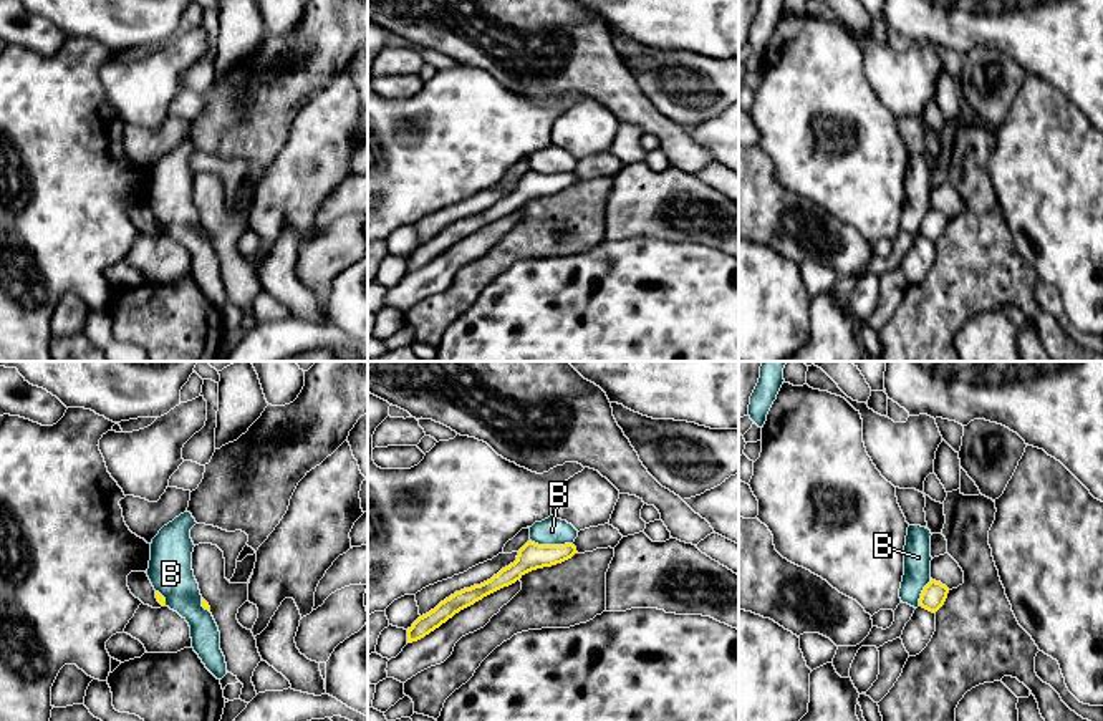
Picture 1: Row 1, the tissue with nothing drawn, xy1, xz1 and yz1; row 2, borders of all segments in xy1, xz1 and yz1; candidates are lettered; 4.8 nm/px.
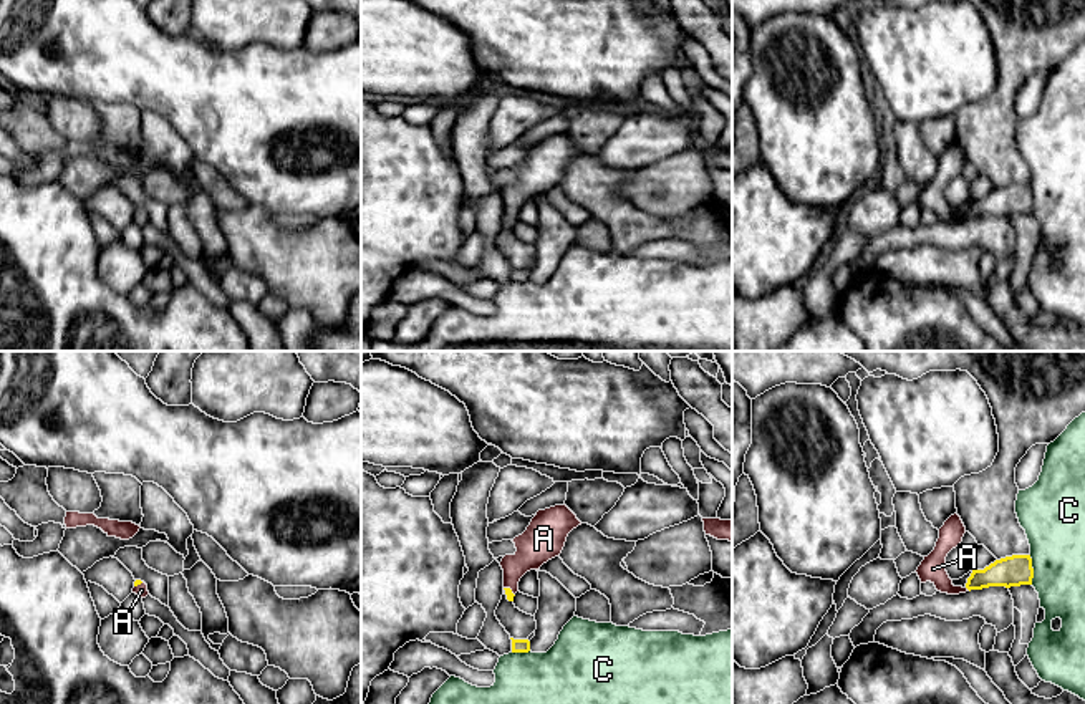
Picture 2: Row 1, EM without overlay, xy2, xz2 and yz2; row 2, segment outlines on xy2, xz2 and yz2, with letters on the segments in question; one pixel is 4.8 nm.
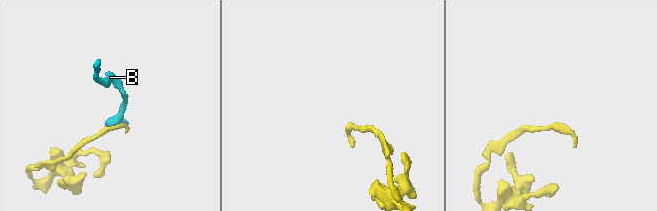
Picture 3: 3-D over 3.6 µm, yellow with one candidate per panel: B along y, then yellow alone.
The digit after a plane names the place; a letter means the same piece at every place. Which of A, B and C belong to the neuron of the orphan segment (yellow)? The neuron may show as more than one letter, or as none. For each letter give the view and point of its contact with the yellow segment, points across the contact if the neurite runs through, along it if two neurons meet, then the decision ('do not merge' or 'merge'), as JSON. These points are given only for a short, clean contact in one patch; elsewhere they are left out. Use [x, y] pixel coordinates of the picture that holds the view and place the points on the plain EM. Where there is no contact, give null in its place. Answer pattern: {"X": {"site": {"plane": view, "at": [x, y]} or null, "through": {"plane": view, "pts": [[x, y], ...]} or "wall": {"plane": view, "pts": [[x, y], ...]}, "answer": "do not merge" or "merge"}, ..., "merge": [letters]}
{"A": {"site": {"plane": "yz2", "at": [968, 217]}, "through": {"plane": "yz2", "pts": [[1016, 199], [979, 207], [968, 217], [953, 219], [933, 197]]}, "answer": "merge"}, "B": {"site": {"plane": "xz1", "at": [552, 174]}, "wall": {"plane": "xz1", "pts": [[530, 168], [539, 173], [572, 173]]}, "answer": "do not merge"}, "C": {"site": {"plane": "yz2", "at": [1032, 199]}, "answer": "do not merge"}, "merge": ["A"]}

